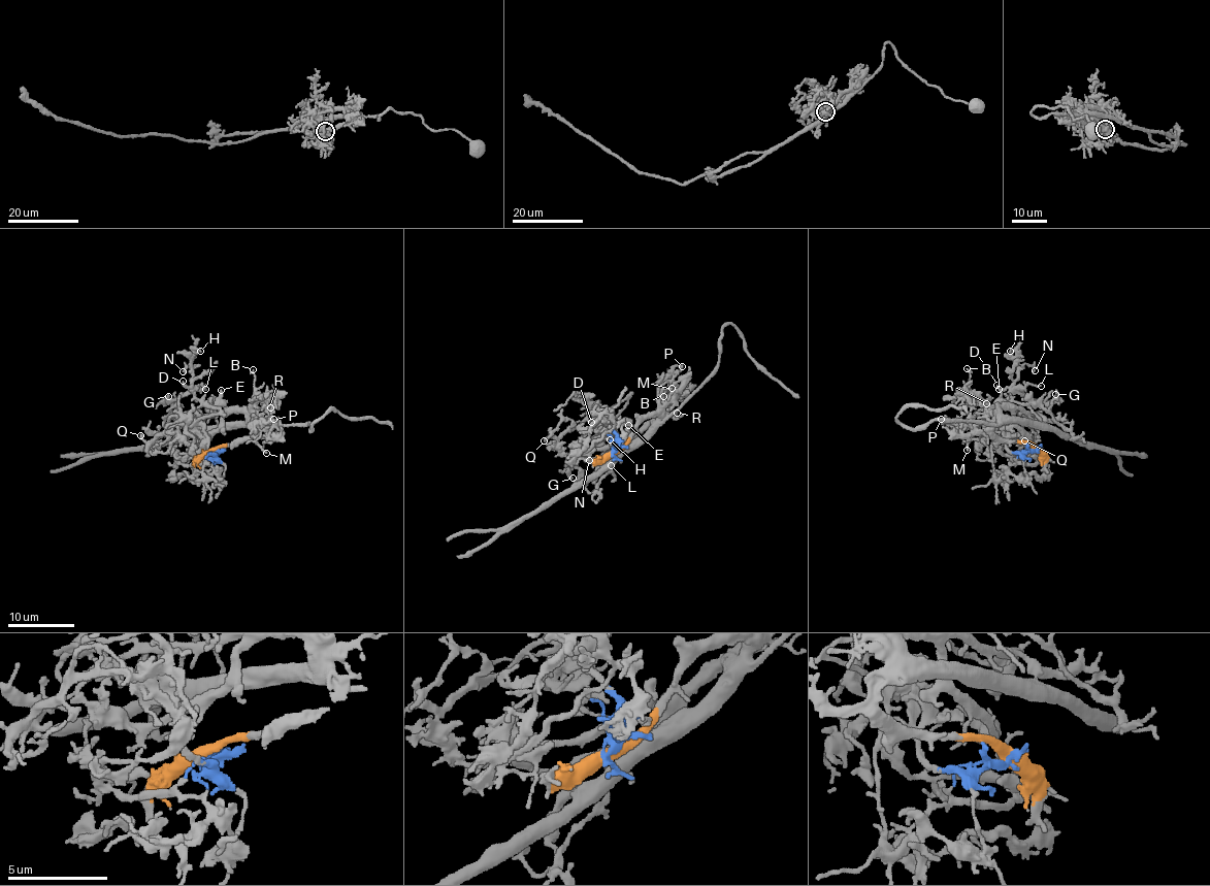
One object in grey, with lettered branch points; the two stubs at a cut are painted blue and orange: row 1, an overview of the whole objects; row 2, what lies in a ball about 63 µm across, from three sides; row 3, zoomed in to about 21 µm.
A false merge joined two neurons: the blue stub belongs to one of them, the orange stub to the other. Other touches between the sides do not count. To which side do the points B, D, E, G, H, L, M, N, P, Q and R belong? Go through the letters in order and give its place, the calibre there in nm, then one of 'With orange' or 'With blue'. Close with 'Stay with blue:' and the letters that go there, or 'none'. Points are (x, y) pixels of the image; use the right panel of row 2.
B: Place: (967, 368). Thickness 170 nm. With orange
D: Place: (996, 385). Thickness 160 nm. With blue
E: Place: (999, 389). Thickness 200 nm. With orange
G: Place: (1055, 394). Thickness 180 nm. With blue
H: Place: (1010, 351). Thickness 160 nm. With blue
L: Place: (1041, 386). Thickness 90 nm. With blue
M: Place: (967, 450). Thickness 160 nm. With orange
N: Place: (1035, 370). Thickness 150 nm. With blue
P: Place: (941, 419). Thickness 240 nm. With orange
Q: Place: (1024, 440). Thickness 180 nm. With blue
R: Place: (986, 403). Thickness 100 nm. With orange
Stay with blue: D, G, H, L, N, Q

